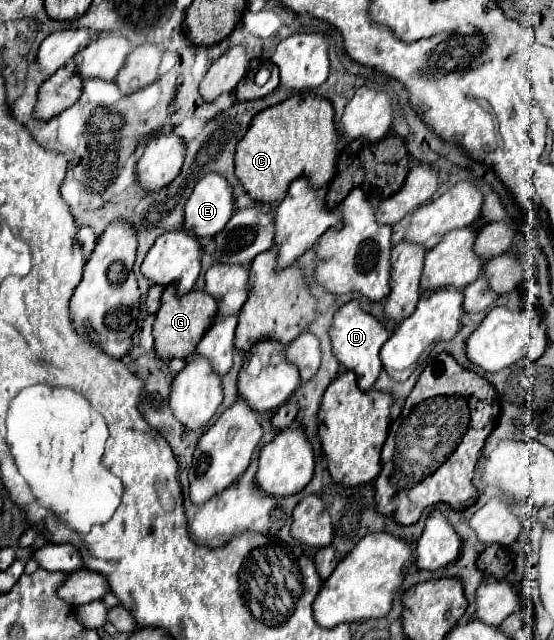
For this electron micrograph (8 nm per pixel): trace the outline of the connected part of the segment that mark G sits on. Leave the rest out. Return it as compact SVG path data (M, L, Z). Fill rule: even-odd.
M168 285L162 293L162 303L154 321L154 339L156 339L156 355L162 359L186 359L196 351L198 341L206 333L206 329L214 323L218 313L218 303L204 291L190 291L186 295L178 295L174 285Z

